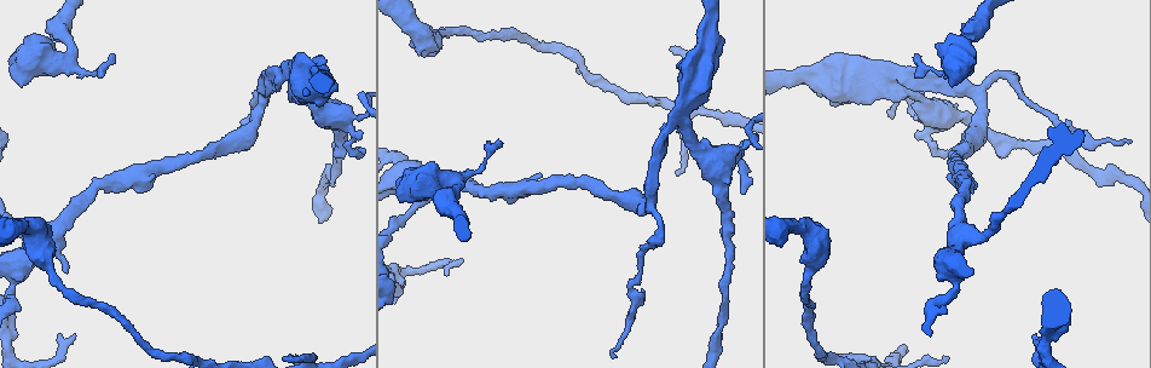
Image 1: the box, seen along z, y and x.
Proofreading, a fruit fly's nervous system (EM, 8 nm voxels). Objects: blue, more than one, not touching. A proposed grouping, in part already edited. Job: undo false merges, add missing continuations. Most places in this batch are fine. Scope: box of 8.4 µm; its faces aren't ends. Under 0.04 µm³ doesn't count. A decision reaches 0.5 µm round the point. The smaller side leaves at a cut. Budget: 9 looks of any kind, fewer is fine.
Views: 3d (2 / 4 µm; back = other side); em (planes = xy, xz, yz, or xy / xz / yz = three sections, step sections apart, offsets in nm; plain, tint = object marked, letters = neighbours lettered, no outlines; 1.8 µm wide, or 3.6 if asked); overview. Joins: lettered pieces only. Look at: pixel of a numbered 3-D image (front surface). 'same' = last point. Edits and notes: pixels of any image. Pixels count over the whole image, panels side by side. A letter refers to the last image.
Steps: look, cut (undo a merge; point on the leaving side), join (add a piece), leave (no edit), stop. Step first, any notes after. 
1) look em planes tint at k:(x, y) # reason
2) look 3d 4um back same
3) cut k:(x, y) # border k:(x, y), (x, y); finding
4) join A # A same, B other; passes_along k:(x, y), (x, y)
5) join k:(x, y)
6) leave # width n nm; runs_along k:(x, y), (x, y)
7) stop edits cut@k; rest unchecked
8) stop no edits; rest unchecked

look em 3.6um planes letters at 1:(43, 257) # sudden change in width

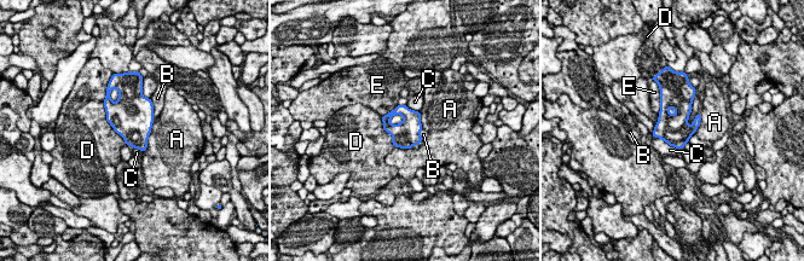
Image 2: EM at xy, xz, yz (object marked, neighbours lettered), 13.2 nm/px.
leave # width 460 nm; A other, B other, C other, D other, E other; border 2:(149, 98), (152, 105), (154, 120); all the same neuron

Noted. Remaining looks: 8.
look em 3.6um planes letters at 1:(111, 56) # thin end

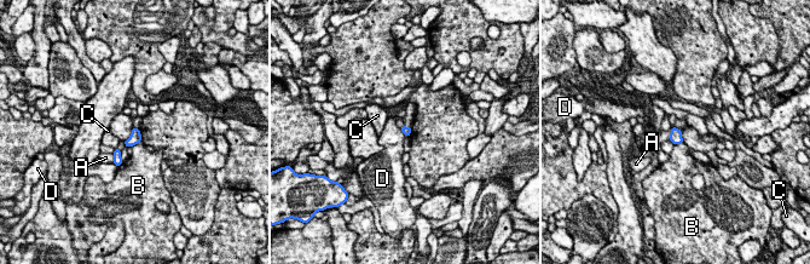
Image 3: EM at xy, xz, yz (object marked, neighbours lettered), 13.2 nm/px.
leave # A other, B other, C other, D other; border 3:(132, 127), (132, 133), (123, 141); none of them fits

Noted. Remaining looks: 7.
look em xz step 4 tint at 1:(957, 237)

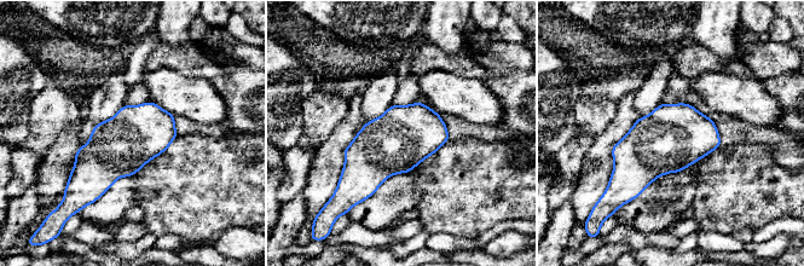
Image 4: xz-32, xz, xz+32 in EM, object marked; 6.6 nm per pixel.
look em planes letters same # another direction

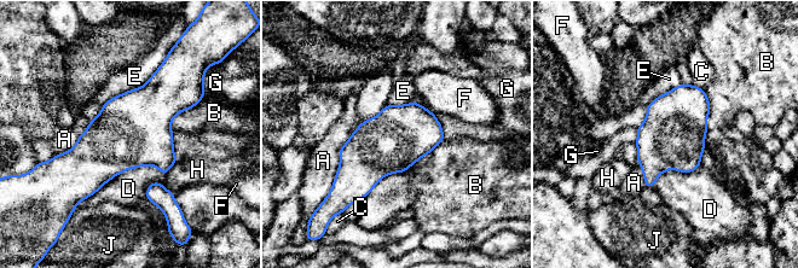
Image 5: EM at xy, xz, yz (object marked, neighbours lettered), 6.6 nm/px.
leave # A other, B other, C other, D other, E other, F other, G other, H other, J other; continuous, no second neuron

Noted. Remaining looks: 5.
look 3d 2um at 1:(285, 357) # thin end

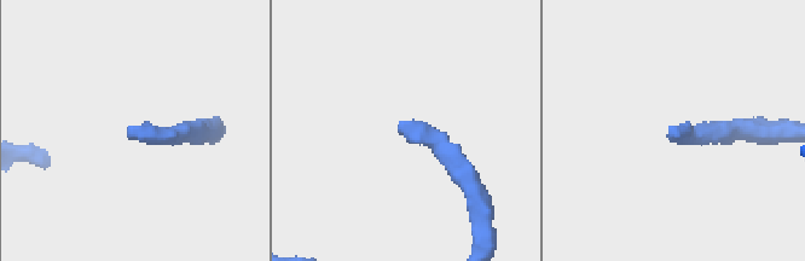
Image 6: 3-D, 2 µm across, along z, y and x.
look em yz step 8 tint at 6:(128, 126) # shape alone is not enough

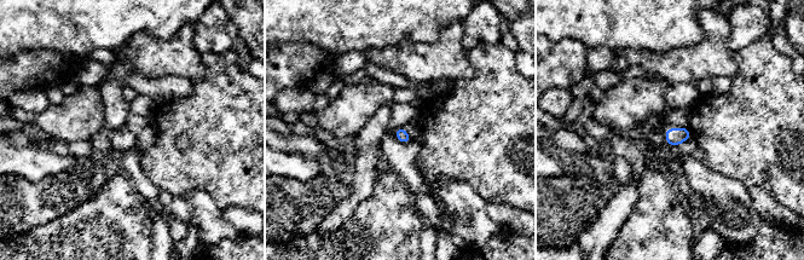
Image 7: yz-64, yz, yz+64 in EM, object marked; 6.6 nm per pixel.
look em planes letters same

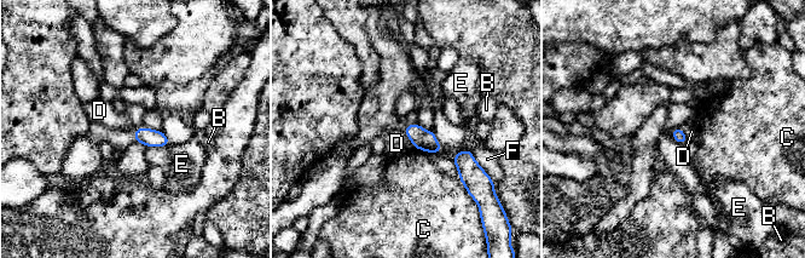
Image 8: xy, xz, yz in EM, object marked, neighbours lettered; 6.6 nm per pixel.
leave # B other, C other, D other, E other, F other; none of them fits

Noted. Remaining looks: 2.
stop no edits; rest unchecked

